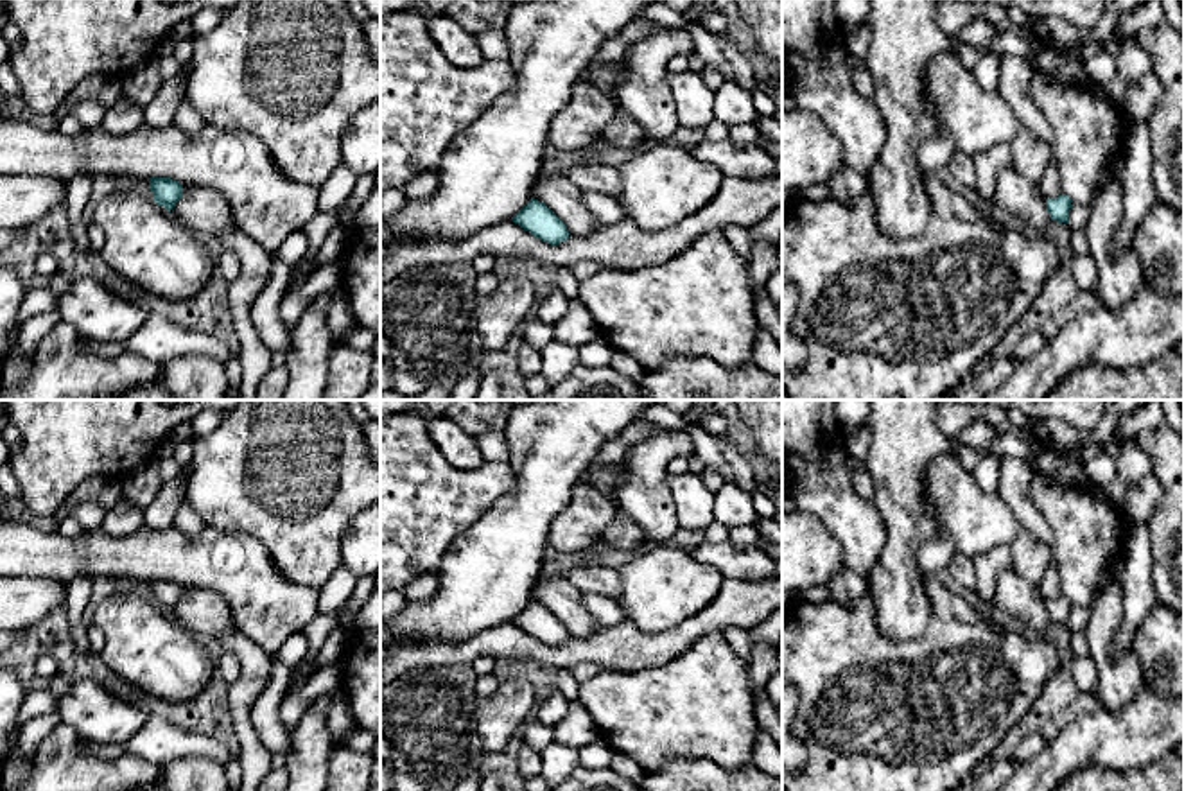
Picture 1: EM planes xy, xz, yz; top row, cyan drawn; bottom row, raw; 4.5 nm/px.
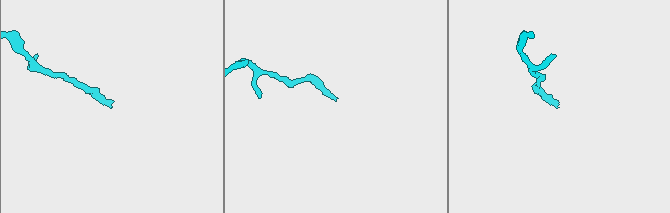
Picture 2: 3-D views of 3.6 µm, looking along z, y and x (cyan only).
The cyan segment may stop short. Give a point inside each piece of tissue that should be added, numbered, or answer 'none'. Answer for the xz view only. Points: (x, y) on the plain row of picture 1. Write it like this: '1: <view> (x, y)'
none

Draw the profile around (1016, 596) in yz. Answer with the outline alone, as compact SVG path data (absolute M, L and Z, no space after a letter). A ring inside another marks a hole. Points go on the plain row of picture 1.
M1012 567L997 574L994 606L1012 613L1032 633L1046 635L1053 624L1039 587L1024 581Z

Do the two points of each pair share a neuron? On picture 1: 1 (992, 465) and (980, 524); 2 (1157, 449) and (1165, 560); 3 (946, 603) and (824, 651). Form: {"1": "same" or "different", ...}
{"1": "different", "2": "same", "3": "same"}

